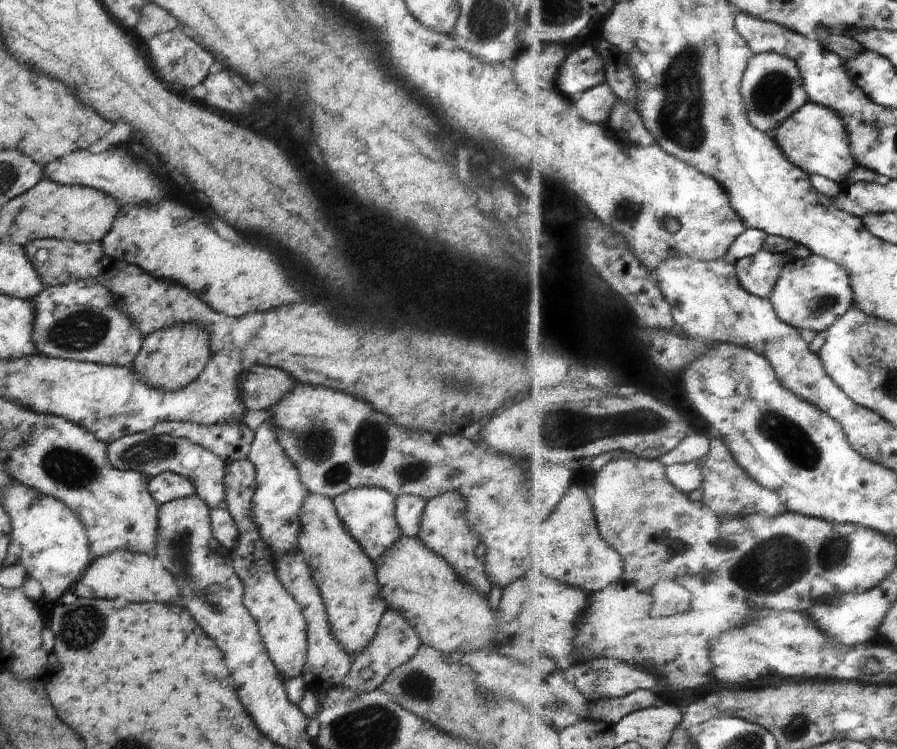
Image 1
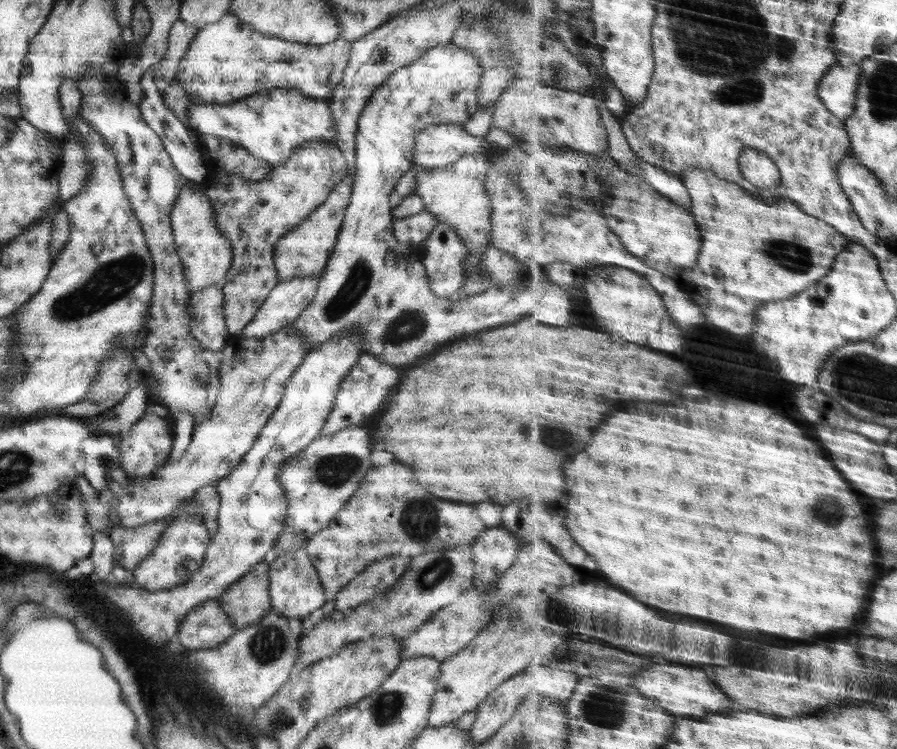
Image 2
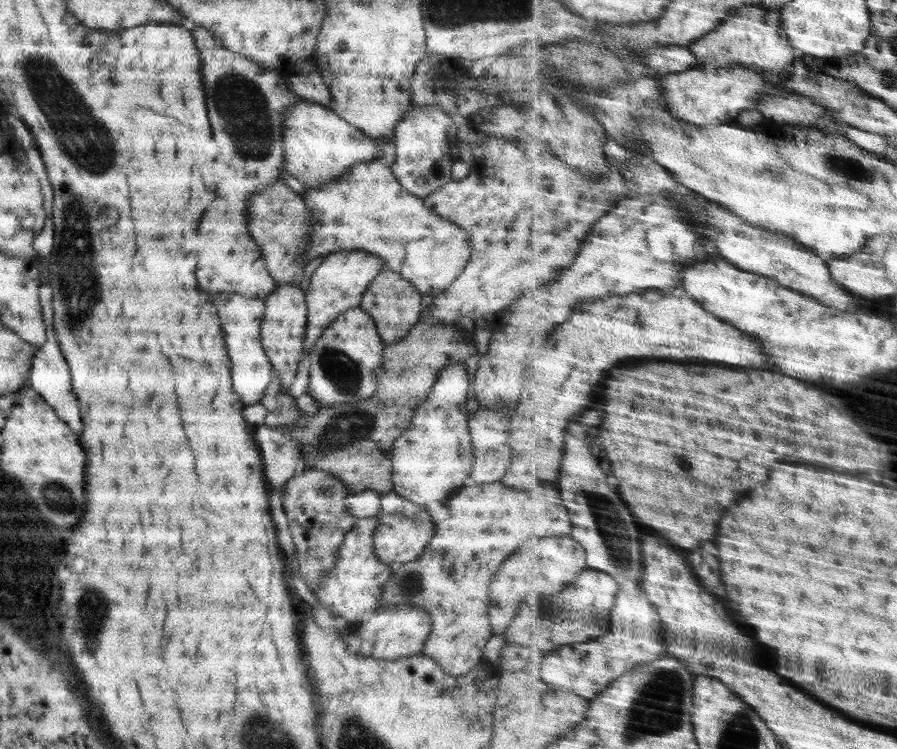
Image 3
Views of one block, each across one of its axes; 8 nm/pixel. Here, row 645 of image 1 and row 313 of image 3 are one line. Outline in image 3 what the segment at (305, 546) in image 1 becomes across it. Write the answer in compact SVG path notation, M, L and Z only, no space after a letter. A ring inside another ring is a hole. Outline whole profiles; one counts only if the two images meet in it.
M361 306L343 311L327 325L307 354L307 391L319 405L347 404L367 400L375 391L385 345L375 330L373 319Z

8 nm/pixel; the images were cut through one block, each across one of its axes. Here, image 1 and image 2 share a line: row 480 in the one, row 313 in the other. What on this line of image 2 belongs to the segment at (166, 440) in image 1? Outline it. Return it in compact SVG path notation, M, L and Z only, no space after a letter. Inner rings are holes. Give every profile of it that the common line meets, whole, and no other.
M207 287L187 299L190 336L206 351L219 352L231 337L224 325L222 294L222 289Z

